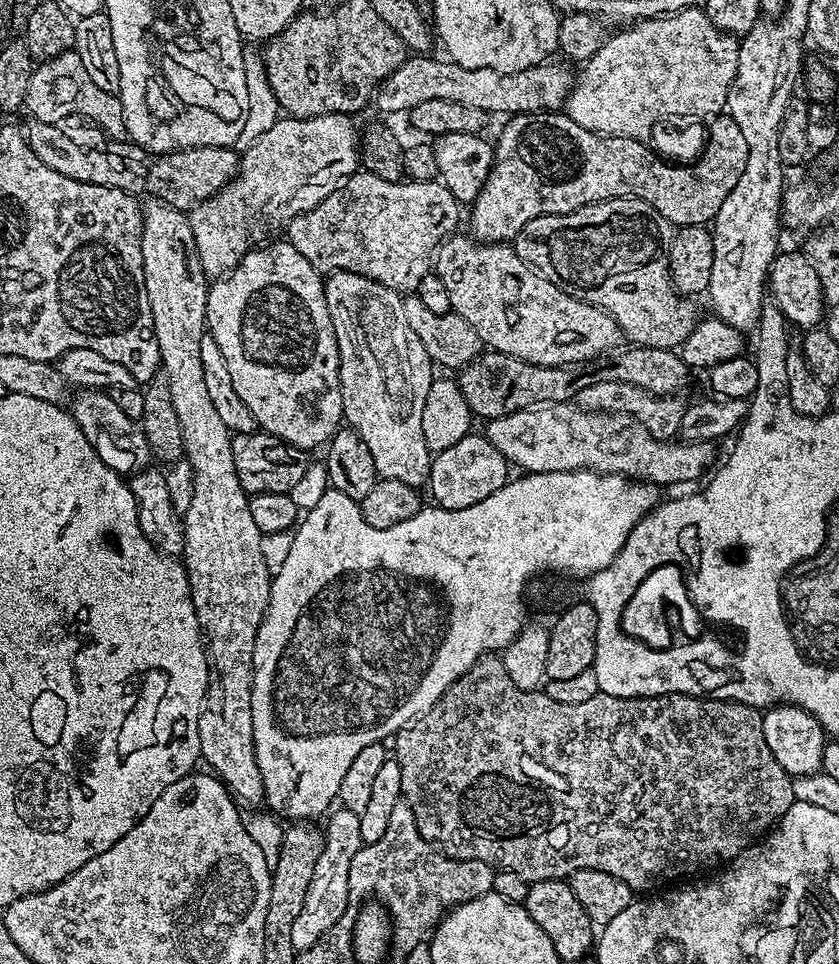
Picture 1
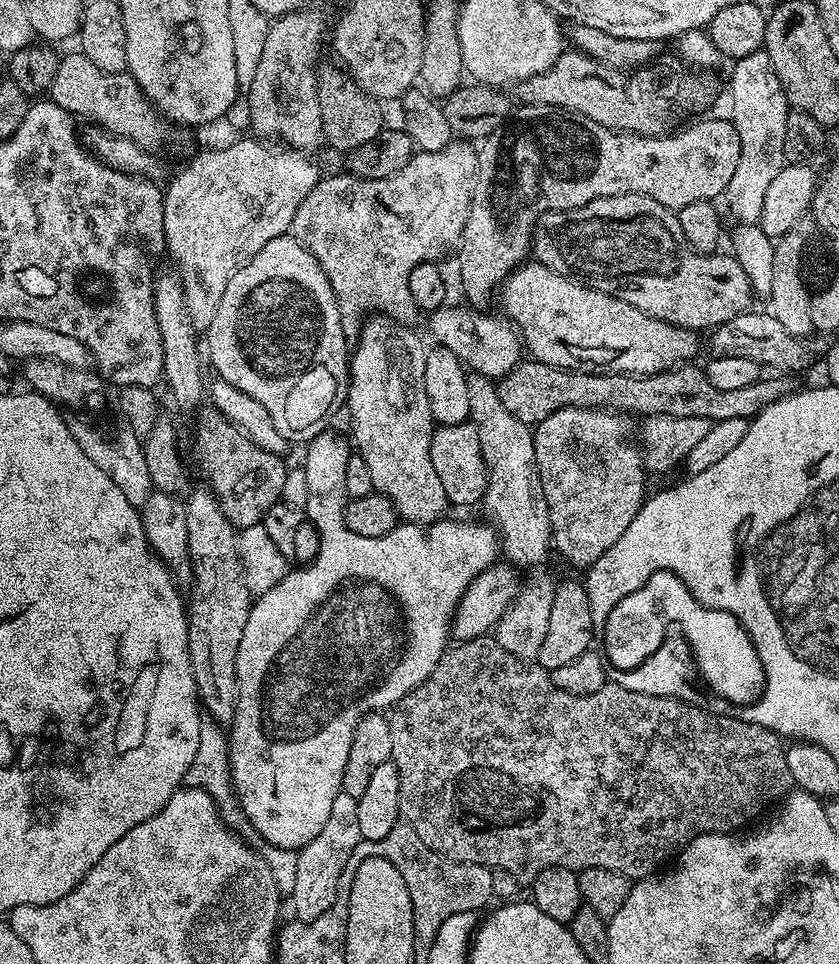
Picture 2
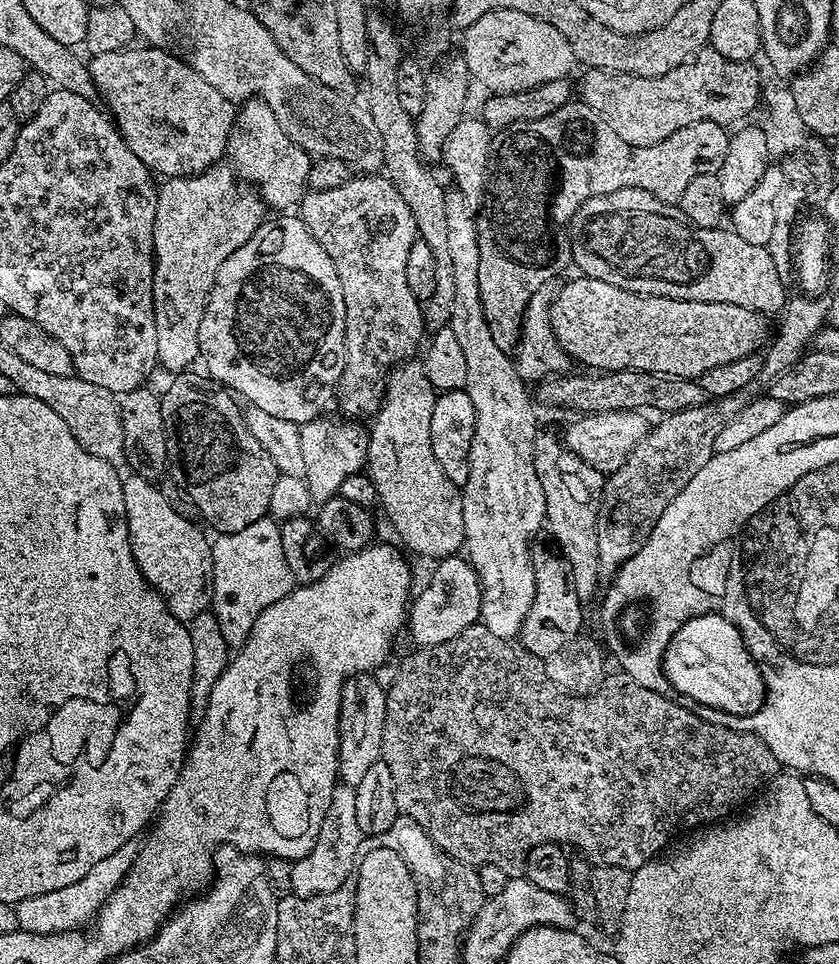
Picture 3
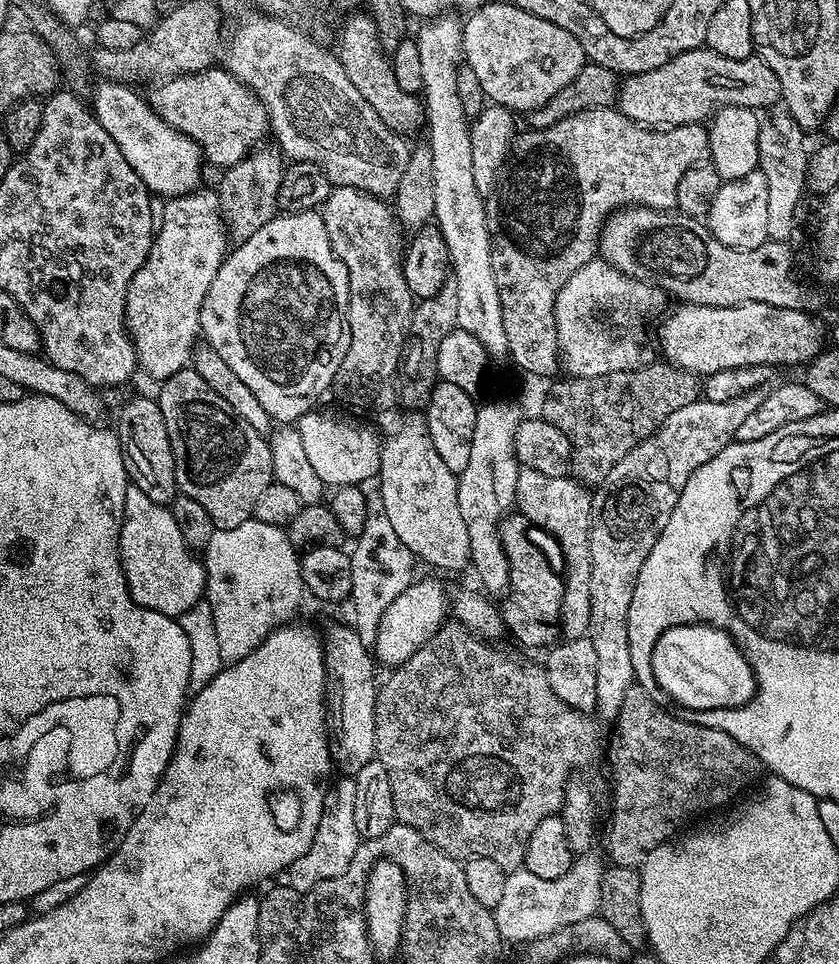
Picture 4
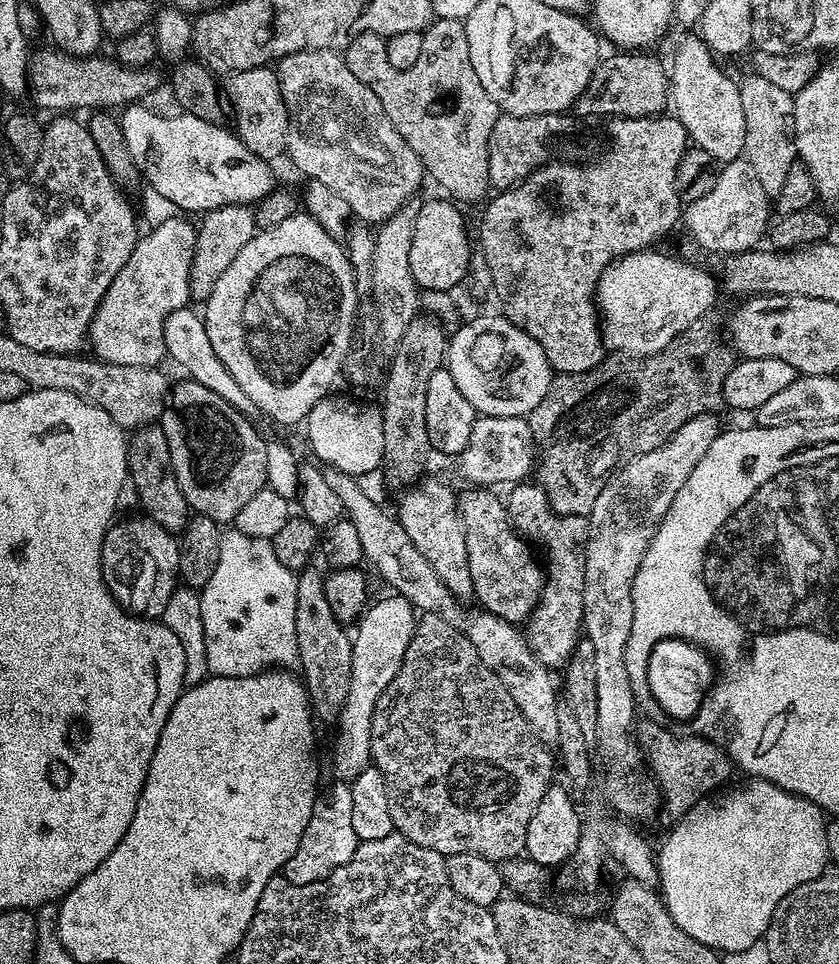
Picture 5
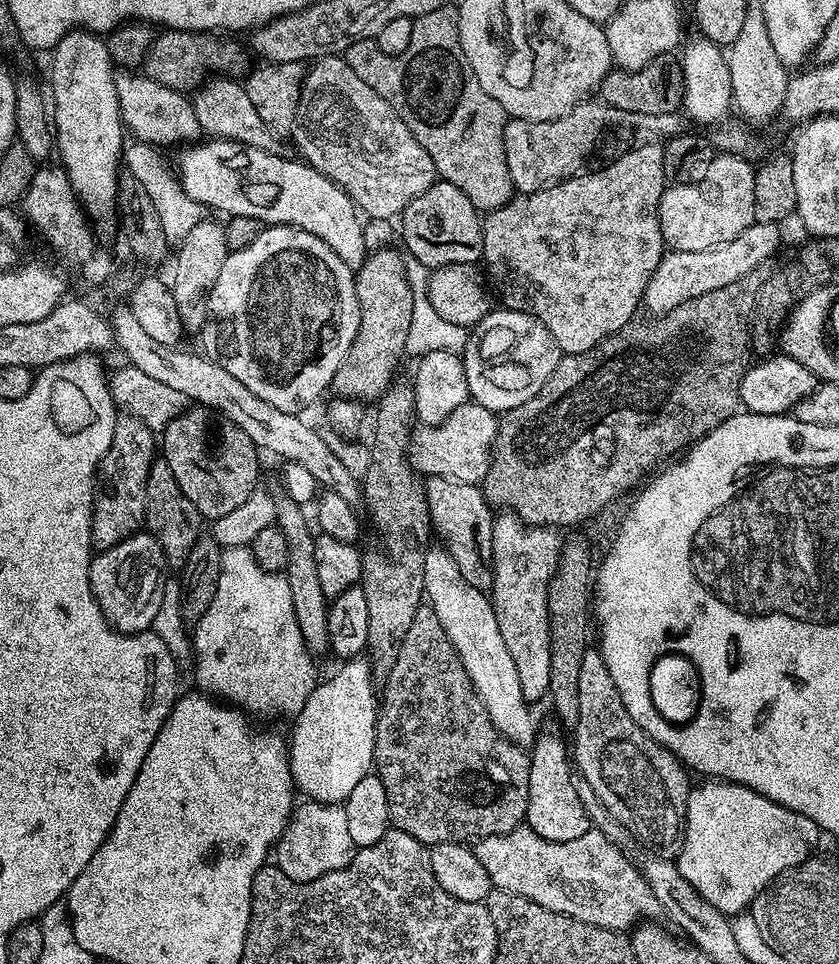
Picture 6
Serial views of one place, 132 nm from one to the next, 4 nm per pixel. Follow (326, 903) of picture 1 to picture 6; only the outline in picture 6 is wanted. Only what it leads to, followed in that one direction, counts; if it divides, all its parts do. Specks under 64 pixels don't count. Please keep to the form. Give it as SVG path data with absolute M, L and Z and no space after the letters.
M304 802L304 805L297 807L292 813L292 818L284 828L283 834L276 842L274 849L275 867L286 874L296 884L305 884L314 878L322 878L334 870L342 870L354 855L354 846L350 842L350 830L346 827L346 810L340 804L317 804L315 802Z

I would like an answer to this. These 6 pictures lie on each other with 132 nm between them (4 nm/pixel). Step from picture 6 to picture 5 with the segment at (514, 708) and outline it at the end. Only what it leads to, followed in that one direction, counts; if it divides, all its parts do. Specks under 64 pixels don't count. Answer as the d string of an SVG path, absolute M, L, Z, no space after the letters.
M421 479L415 483L400 500L400 512L398 519L410 542L418 546L418 551L430 566L434 566L434 574L446 582L446 586L461 602L468 602L473 599L472 583L470 582L470 562L466 562L466 534L464 533L464 524L460 521L460 510L458 507L458 496L454 491L451 492L440 480Z

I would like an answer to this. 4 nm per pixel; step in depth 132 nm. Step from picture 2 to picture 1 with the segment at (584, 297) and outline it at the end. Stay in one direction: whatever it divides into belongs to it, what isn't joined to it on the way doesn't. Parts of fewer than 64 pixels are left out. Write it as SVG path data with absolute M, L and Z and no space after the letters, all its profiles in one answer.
M453 234L436 250L434 274L442 278L446 294L450 294L450 306L457 316L466 318L480 338L481 345L491 351L510 354L538 366L578 364L611 353L622 340L618 322L598 306L588 304L573 296L567 296L536 269L518 258L515 247L503 244L481 244L471 235Z

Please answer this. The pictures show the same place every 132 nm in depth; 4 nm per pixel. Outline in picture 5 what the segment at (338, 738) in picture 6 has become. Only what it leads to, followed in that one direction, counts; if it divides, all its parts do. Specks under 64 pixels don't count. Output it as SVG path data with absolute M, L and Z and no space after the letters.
M387 595L381 600L373 599L365 607L364 615L355 625L352 636L350 690L344 708L340 711L340 741L336 744L336 768L340 772L348 772L347 774L355 774L369 763L370 722L374 706L382 690L386 690L386 686L394 682L394 674L398 674L398 666L402 666L402 658L406 658L406 646L410 646L410 638L414 636L416 629L417 609L400 595Z

